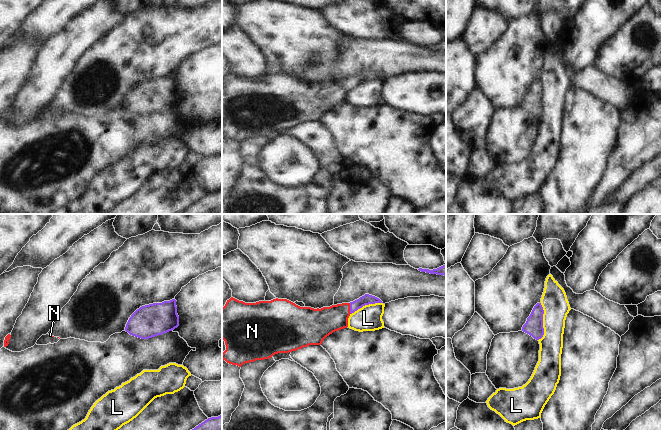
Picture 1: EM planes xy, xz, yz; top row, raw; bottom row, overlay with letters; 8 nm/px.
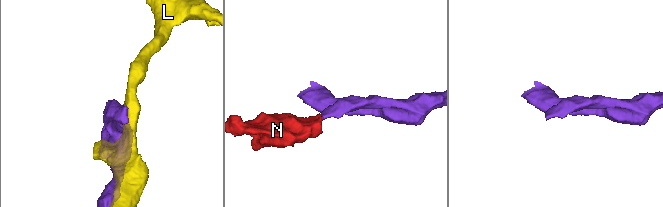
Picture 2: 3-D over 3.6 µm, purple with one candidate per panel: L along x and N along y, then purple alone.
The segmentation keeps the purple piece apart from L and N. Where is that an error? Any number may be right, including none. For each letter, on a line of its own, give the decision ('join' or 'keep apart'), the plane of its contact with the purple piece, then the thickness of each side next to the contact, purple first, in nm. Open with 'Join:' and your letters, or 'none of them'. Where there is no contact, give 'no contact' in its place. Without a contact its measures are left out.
Join: N
L: keep apart | yz | 140/220 nm
N: join | xz | 90/220 nm

